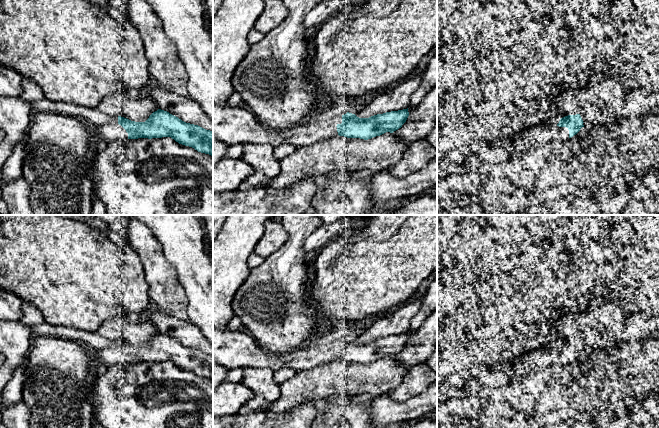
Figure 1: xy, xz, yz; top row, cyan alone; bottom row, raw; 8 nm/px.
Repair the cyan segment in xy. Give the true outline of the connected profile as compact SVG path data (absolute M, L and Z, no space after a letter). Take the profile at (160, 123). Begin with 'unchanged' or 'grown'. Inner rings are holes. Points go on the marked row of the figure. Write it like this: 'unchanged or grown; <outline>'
grown; M161 109L153 112L145 122L114 116L108 123L93 125L91 128L95 137L107 142L171 137L179 144L213 157L213 131L186 123Z

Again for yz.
grown; M580 114L565 116L560 119L554 129L553 135L557 139L561 139L563 141L568 140L576 135L582 127L584 127L583 123L584 122Z

